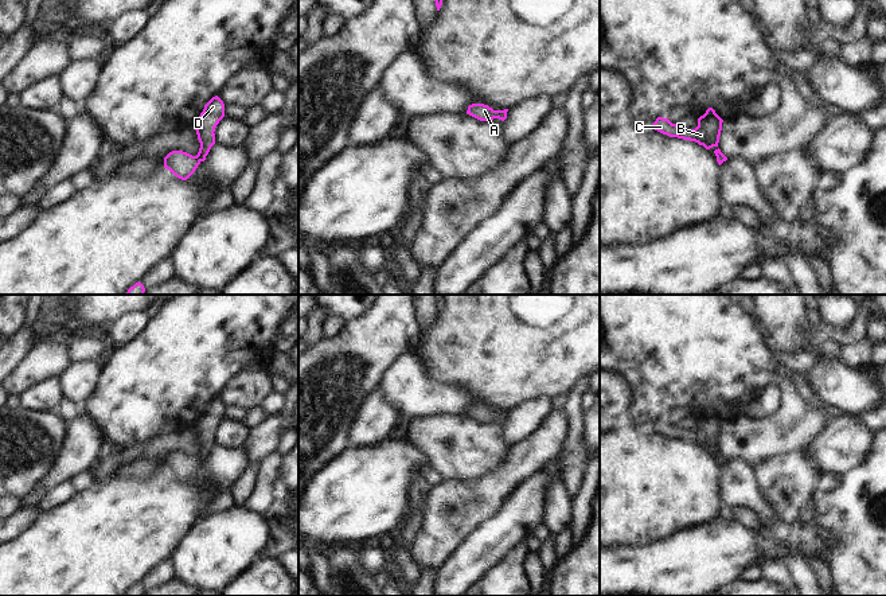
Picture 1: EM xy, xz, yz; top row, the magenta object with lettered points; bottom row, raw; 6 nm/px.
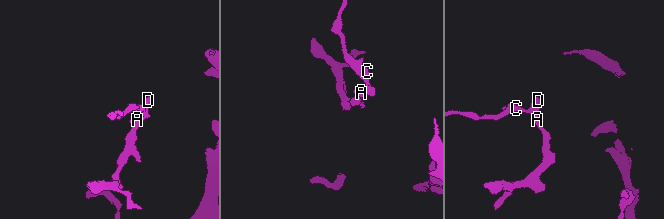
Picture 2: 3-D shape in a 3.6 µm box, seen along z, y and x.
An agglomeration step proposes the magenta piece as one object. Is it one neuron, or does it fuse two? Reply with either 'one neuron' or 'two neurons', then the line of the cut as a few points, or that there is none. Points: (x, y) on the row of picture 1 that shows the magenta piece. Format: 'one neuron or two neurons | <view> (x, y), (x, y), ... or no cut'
one neuron | no cut

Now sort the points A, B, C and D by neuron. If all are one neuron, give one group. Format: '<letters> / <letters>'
A B C D

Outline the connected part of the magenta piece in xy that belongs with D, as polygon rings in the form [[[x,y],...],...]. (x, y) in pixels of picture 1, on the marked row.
[[[215,96],[206,105],[199,118],[194,124],[200,148],[196,156],[183,151],[172,151],[164,157],[164,168],[169,170],[176,178],[187,180],[206,160],[211,147],[215,144],[215,128],[225,117],[225,104]]]

